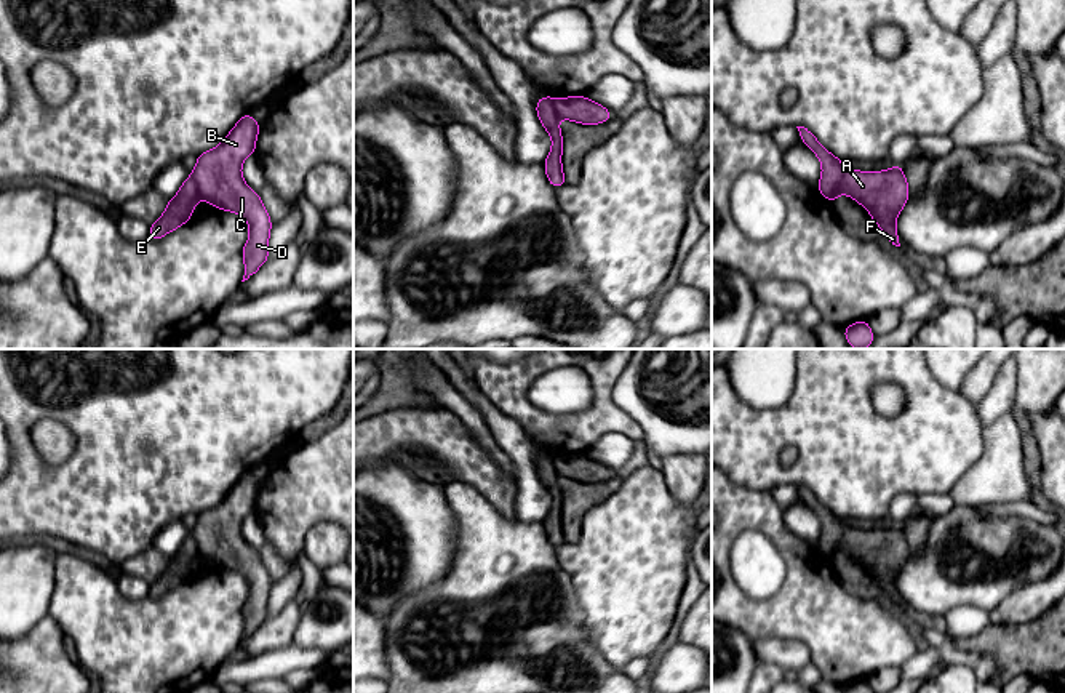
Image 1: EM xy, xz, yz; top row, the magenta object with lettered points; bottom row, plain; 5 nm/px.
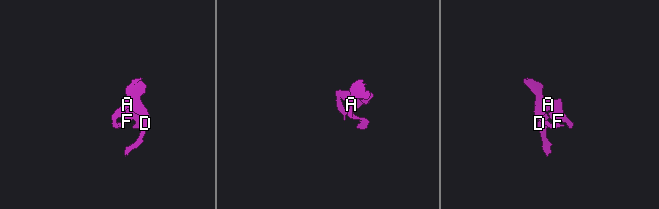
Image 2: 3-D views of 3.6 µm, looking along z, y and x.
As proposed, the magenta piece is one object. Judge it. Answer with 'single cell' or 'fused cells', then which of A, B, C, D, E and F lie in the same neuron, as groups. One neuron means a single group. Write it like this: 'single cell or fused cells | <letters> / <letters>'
fused cells | A E F / B C D

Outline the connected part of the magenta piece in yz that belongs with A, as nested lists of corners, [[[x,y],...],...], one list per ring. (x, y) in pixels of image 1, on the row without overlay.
[[[894,523],[886,530],[857,530],[844,528],[836,549],[827,559],[833,559],[840,552],[848,552],[857,562],[868,568],[872,578],[888,594],[888,600],[900,605],[895,589],[895,576],[903,568],[910,549],[900,523]]]

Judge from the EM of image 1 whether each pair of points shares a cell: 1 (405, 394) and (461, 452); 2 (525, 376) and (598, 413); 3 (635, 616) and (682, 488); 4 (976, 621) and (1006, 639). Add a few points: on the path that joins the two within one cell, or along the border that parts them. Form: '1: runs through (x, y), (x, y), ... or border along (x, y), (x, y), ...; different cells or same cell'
1: border along (443, 408), (392, 408), (382, 413); different cells
2: runs through (522, 402), (542, 424), (573, 424); same cell
3: border along (659, 469), (669, 492), (678, 501), (694, 503); different cells
4: border along (990, 623), (977, 634), (953, 640); different cells

